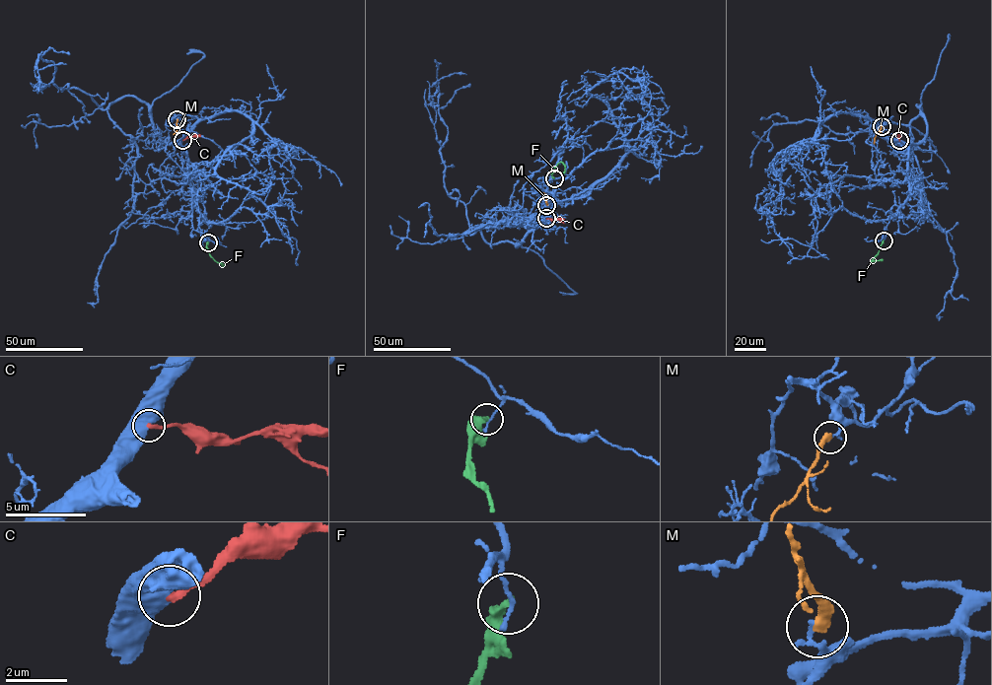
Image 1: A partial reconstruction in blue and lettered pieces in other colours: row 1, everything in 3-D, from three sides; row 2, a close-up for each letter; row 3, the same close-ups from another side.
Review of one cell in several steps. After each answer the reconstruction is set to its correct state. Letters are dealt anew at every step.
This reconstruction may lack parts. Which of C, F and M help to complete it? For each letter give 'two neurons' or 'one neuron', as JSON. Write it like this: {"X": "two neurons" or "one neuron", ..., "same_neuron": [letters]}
{"C": "two neurons", "F": "two neurons", "M": "two neurons", "same_neuron": []}

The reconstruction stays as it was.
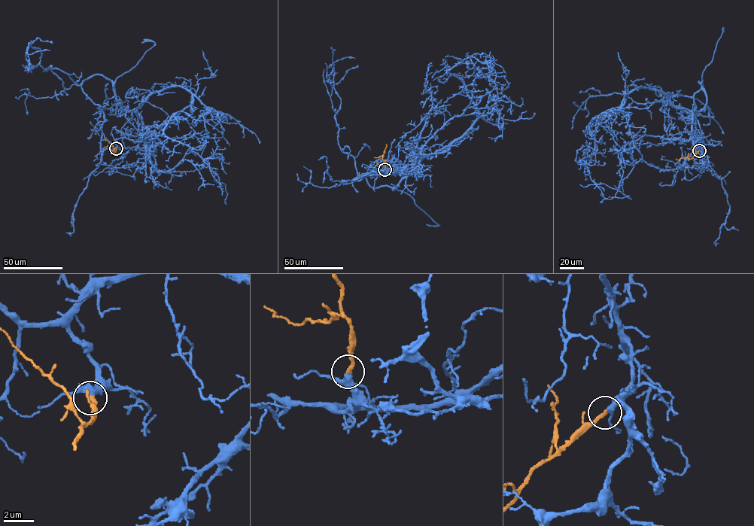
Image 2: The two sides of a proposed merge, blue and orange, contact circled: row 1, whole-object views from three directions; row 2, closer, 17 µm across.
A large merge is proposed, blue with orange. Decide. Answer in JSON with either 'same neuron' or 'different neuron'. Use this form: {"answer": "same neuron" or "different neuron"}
{"answer": "same neuron"}

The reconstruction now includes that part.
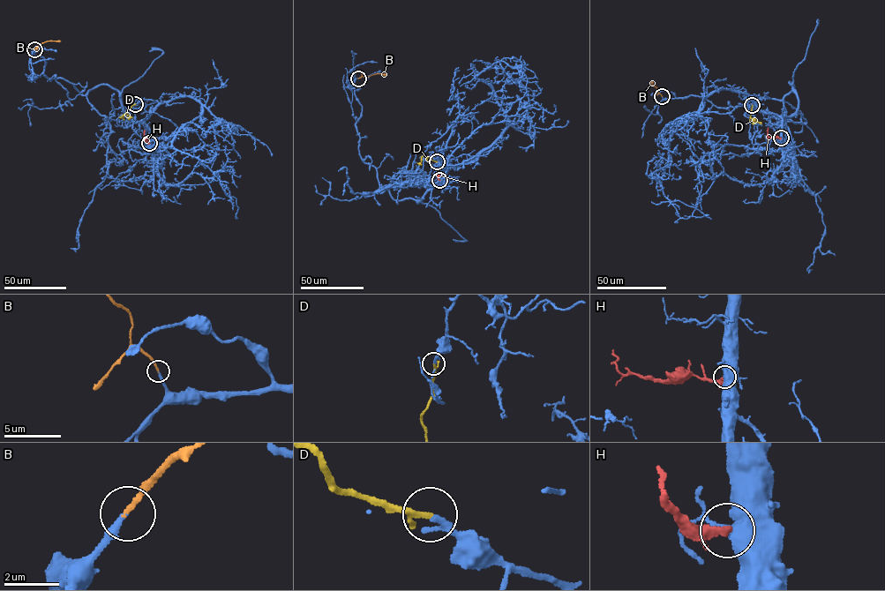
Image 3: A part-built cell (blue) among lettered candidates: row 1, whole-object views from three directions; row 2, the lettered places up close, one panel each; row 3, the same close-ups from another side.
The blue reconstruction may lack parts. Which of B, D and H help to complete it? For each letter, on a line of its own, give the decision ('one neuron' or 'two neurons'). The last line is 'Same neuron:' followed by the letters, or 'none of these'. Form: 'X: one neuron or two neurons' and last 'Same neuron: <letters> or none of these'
B: one neuron
D: one neuron
H: two neurons
Same neuron: B, D

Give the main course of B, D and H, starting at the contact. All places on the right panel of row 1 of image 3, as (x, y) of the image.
B: (662, 96), (651, 83)
D: (752, 105), (750, 121), (761, 123)
H: (781, 138), (768, 137), (768, 128)

